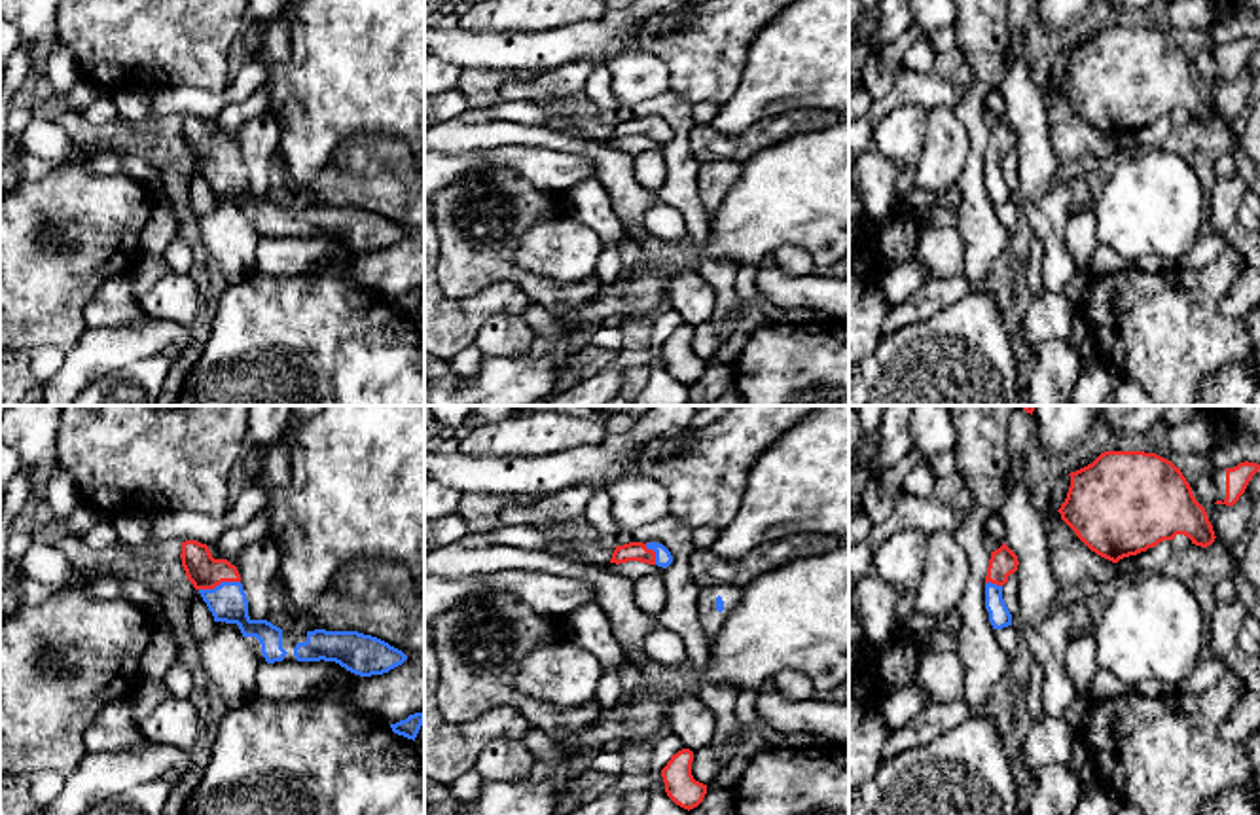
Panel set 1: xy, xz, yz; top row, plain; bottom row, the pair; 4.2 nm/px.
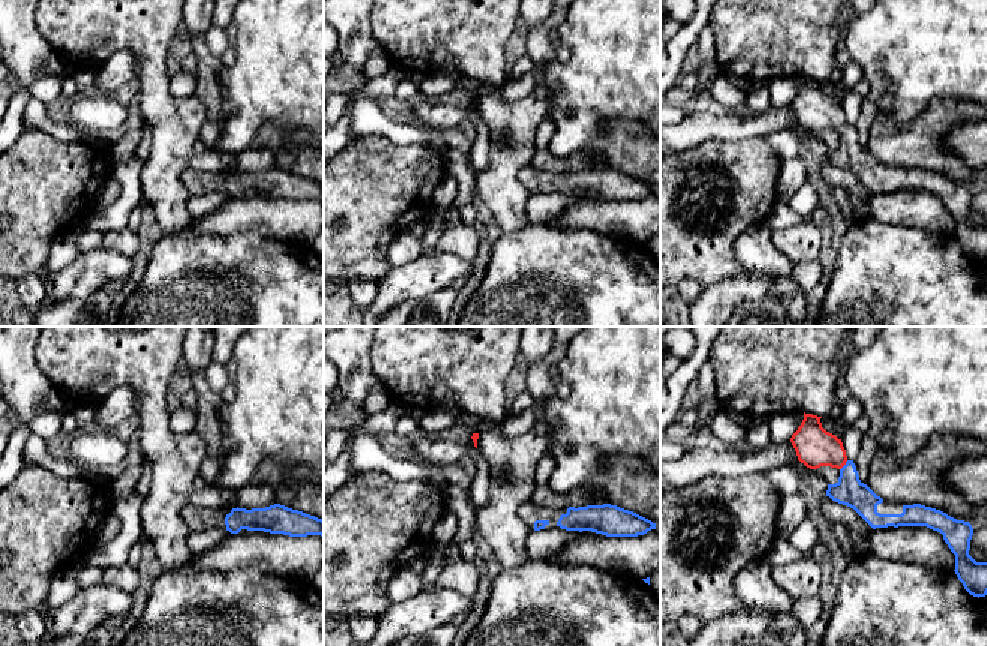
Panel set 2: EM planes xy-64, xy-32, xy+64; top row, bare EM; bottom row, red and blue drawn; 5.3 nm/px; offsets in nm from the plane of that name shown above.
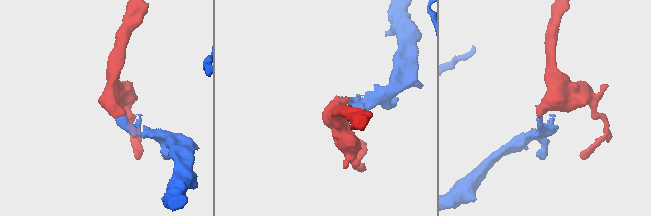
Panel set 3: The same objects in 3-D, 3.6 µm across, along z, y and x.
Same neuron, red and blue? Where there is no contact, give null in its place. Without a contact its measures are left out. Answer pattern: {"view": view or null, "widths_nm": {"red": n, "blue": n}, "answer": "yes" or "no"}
{"view": "xy", "widths_nm": {"red": 150, "blue": 160}, "answer": "yes"}

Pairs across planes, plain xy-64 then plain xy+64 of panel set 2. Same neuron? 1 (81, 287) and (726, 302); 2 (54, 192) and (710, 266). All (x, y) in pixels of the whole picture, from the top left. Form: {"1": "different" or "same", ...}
{"1": "same", "2": "same"}

